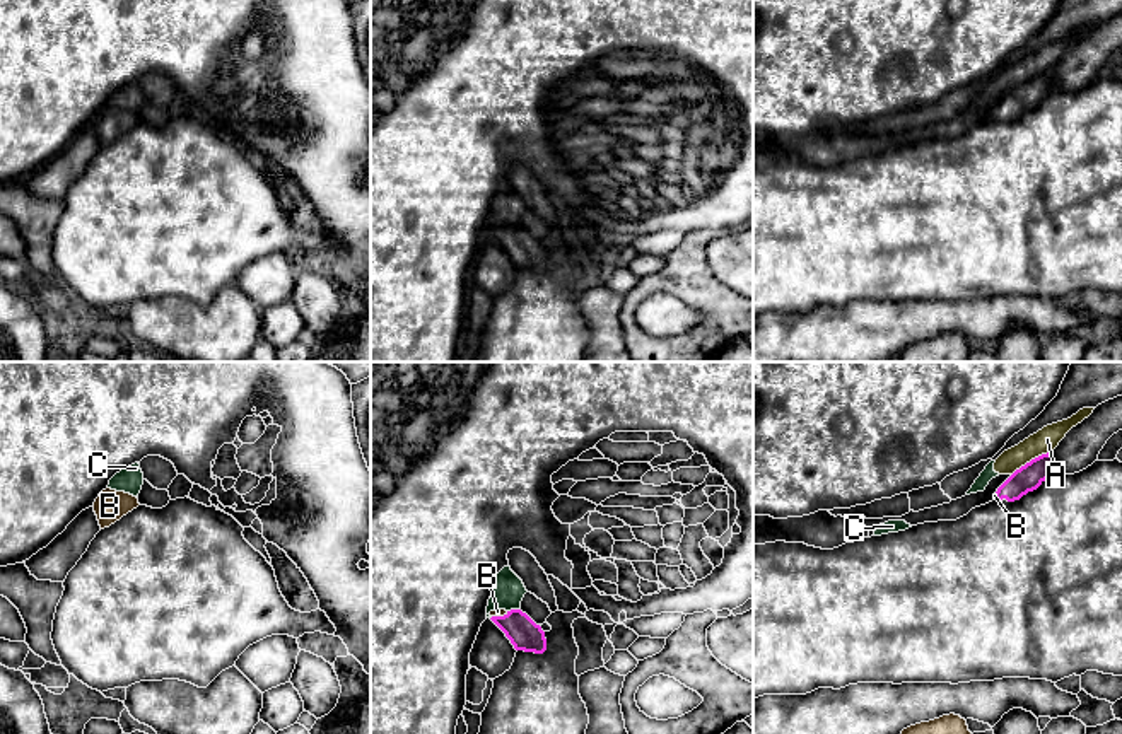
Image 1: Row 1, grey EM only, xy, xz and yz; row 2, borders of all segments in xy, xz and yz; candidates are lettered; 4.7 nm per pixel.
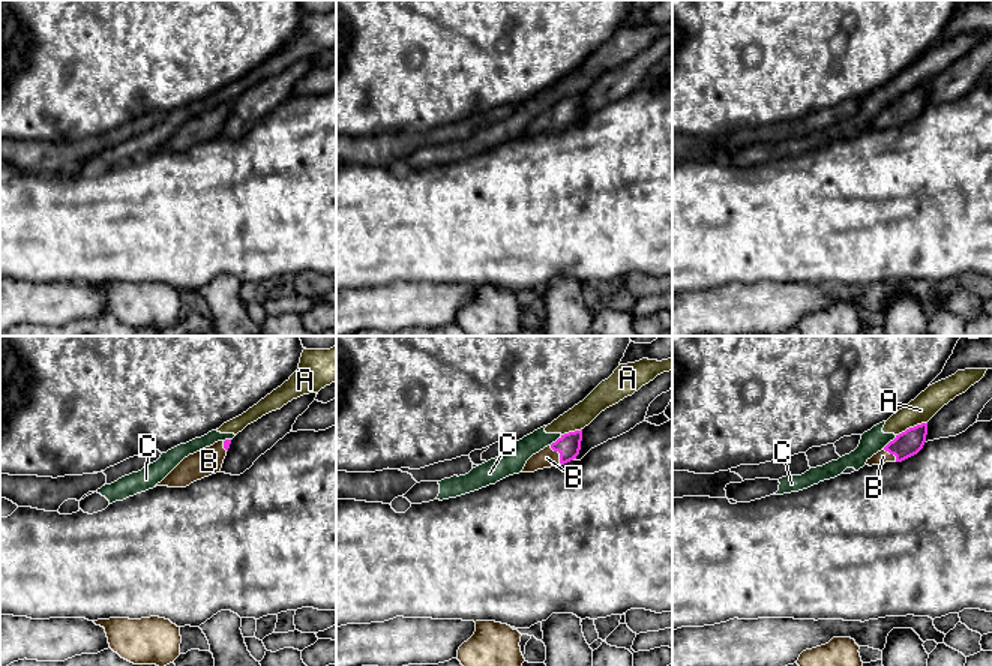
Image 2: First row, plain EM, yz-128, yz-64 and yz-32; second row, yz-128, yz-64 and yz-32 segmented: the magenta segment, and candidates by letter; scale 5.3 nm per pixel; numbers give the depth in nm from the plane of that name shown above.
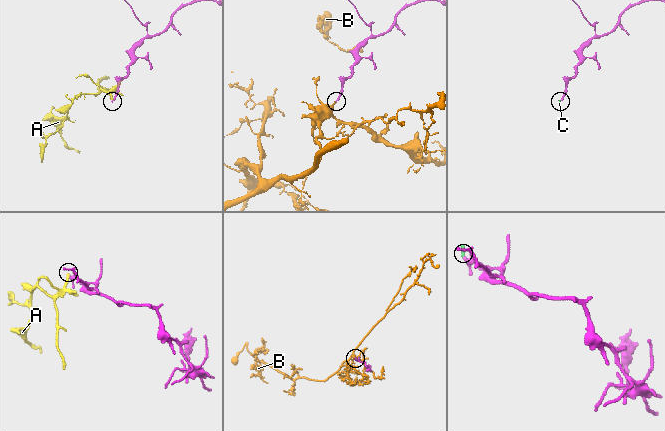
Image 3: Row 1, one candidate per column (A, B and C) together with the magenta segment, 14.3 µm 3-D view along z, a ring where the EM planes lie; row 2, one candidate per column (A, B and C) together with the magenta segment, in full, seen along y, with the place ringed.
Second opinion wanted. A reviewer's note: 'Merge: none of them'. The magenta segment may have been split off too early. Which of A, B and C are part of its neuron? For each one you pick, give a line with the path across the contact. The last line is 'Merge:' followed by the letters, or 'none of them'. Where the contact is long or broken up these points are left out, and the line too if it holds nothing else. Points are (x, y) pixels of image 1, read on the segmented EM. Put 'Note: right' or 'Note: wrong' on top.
Note: wrong
B: runs through xz (520, 629), (499, 617), (497, 611)
Merge: B

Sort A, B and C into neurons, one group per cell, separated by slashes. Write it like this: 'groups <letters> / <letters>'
groups A C / B

